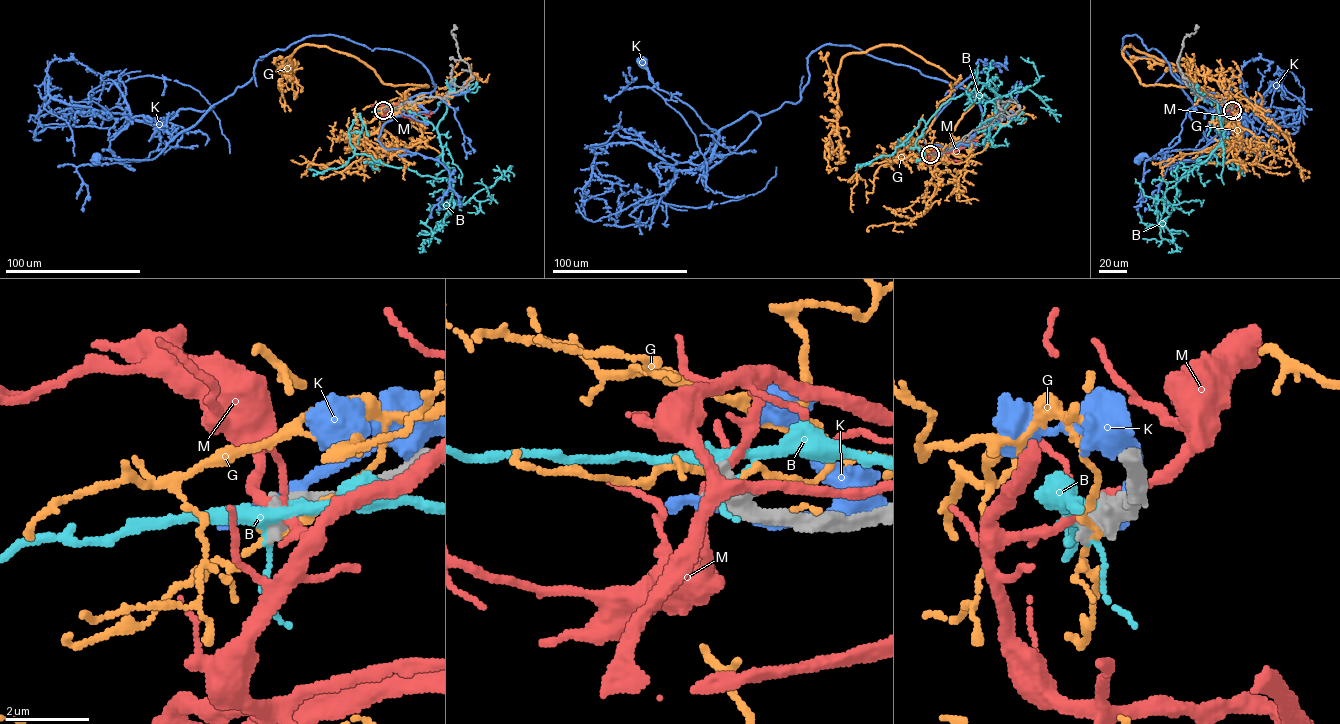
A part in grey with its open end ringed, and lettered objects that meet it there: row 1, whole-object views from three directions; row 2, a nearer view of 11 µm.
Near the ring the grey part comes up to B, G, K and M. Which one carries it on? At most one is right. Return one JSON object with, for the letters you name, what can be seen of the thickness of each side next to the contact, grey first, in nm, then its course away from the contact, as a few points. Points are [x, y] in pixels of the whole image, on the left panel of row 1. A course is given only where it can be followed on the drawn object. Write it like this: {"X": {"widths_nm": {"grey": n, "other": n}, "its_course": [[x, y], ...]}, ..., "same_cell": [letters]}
{"same_cell": []}

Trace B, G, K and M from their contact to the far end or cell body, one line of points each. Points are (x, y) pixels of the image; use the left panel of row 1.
B: (384, 109), (414, 112), (432, 124), (449, 177), (420, 176), (355, 153), (348, 130), (359, 113), (357, 144)
G: (384, 110), (428, 86), (385, 84), (352, 56), (302, 45), (278, 82), (290, 111)
K: (384, 109), (434, 90), (428, 69), (403, 53), (312, 35), (261, 56), (248, 82), (156, 157), (97, 156)
M: (384, 109), (383, 116), (402, 110), (432, 112)

